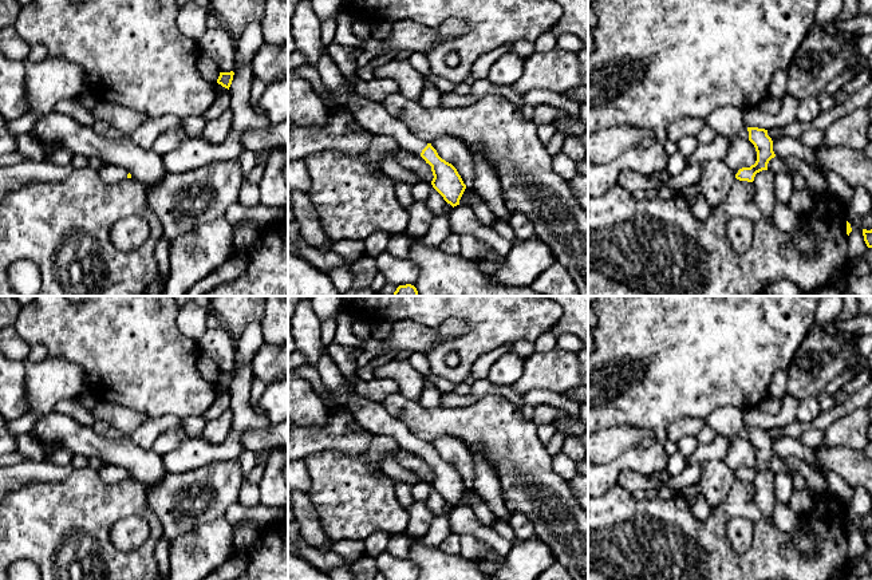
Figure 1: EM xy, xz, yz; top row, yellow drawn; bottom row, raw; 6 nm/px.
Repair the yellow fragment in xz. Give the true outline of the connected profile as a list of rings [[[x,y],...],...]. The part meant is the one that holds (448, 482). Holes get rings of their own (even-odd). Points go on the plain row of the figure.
[[[356,391],[347,394],[346,410],[354,417],[358,425],[371,435],[386,435],[395,439],[399,446],[410,453],[421,455],[431,466],[433,488],[453,508],[459,505],[459,500],[466,489],[457,469],[442,459],[431,443],[417,438],[407,426],[391,417],[382,403],[359,395]]]

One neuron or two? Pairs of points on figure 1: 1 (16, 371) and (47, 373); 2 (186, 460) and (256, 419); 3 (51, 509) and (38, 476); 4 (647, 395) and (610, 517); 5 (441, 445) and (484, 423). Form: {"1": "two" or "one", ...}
{"1": "two", "2": "one", "3": "two", "4": "two", "5": "two"}

